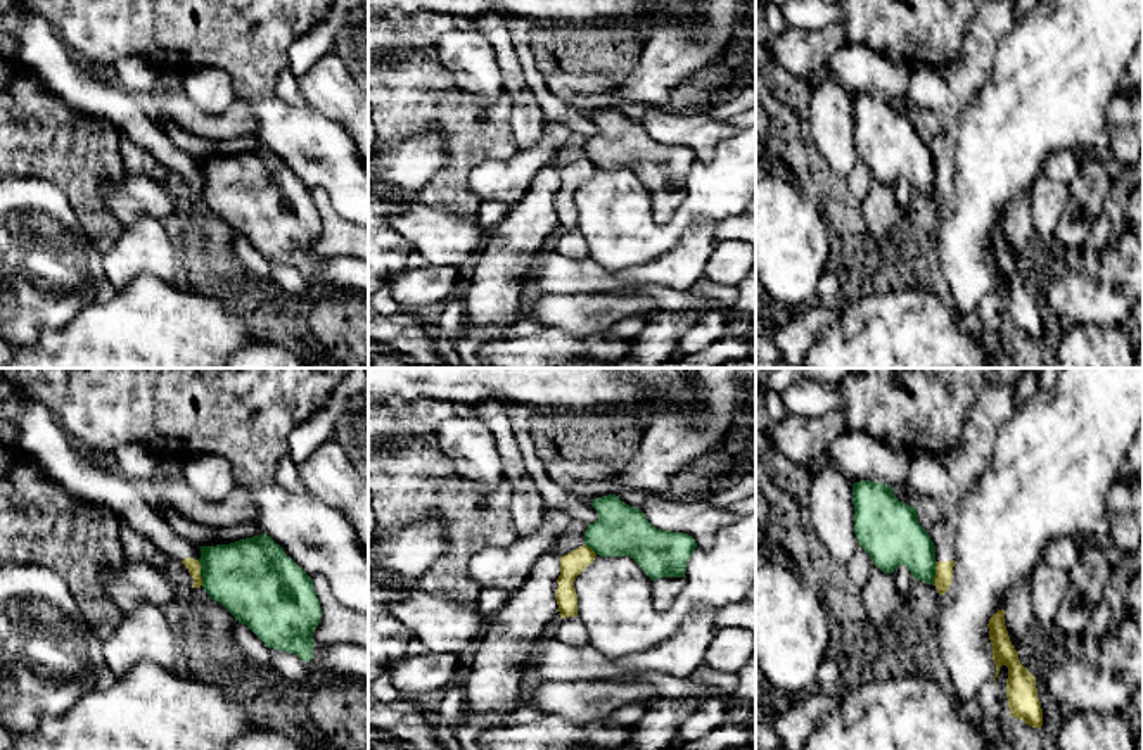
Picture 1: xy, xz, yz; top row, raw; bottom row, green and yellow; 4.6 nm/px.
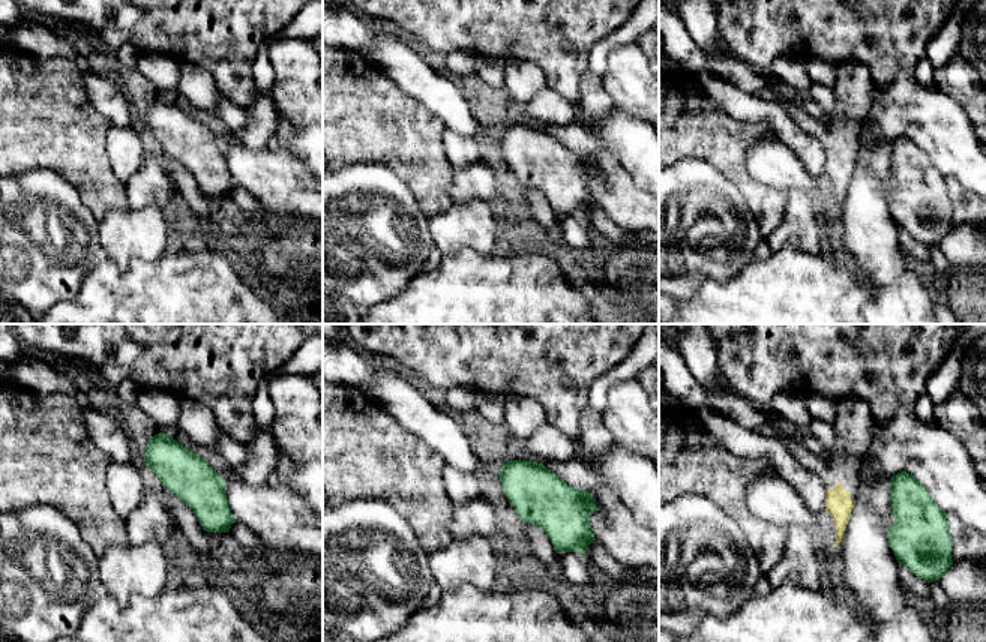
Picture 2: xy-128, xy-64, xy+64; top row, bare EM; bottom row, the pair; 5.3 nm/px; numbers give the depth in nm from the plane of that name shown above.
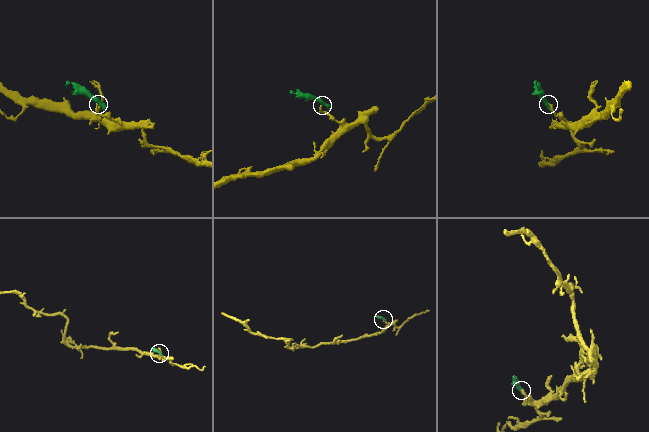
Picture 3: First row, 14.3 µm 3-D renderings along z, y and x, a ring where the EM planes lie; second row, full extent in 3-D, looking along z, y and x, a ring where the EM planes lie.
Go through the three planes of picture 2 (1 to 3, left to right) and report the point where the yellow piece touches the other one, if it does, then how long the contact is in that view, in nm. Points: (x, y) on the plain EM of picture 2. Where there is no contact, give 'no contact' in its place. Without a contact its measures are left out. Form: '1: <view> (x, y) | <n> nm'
1: no contact
2: no contact
3: no contact

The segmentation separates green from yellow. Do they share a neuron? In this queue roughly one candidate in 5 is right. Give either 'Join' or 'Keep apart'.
Keep apart

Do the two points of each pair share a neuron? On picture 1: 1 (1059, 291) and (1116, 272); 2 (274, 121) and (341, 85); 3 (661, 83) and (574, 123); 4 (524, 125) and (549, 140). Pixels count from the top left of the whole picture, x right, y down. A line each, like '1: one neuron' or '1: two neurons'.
1: one neuron
2: two neurons
3: two neurons
4: two neurons

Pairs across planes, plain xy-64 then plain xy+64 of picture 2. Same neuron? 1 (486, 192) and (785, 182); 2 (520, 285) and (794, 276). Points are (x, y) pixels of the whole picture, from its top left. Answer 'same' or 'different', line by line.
1: same
2: same

